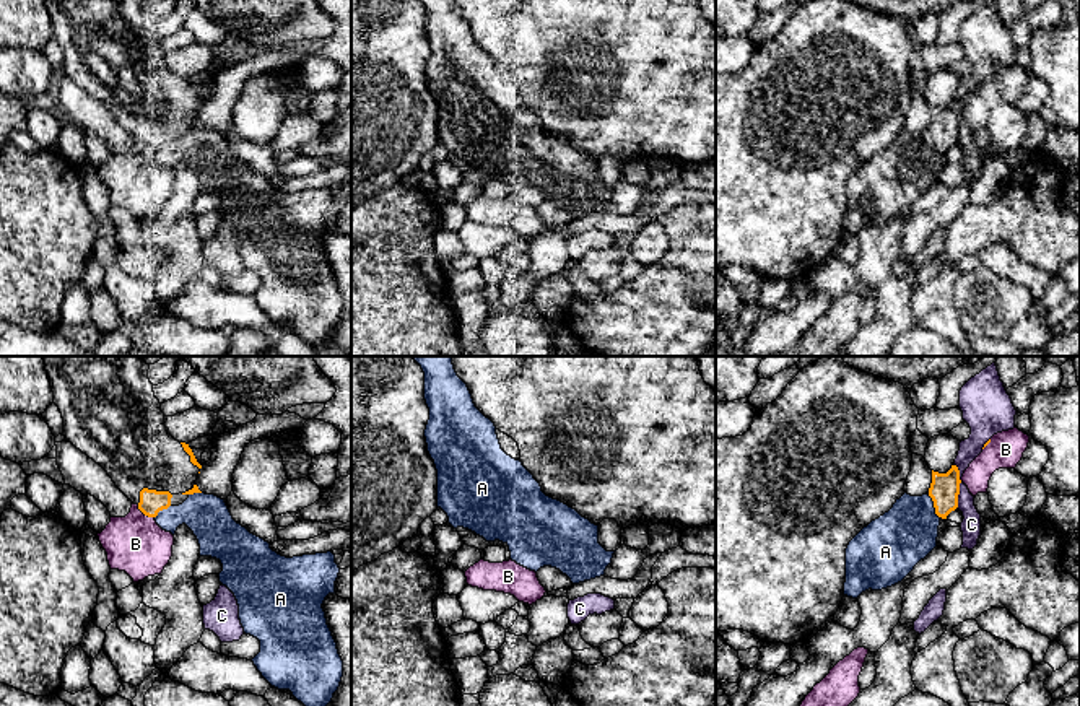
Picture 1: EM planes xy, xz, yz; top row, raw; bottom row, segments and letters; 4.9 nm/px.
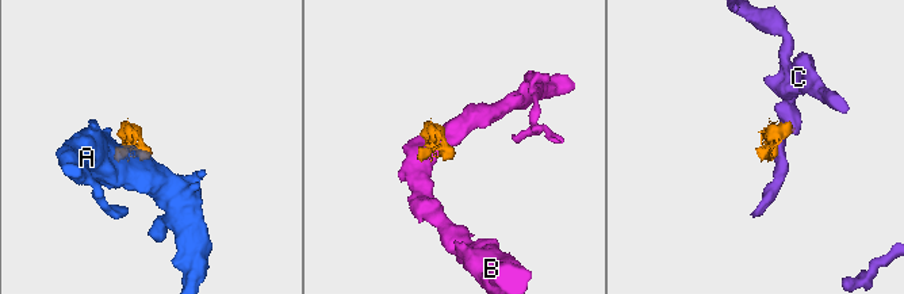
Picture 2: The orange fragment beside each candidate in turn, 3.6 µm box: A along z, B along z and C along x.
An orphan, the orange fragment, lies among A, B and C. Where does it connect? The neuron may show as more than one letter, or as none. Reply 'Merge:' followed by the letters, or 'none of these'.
Merge: none of these

